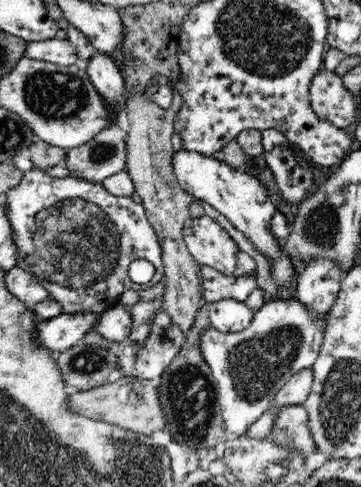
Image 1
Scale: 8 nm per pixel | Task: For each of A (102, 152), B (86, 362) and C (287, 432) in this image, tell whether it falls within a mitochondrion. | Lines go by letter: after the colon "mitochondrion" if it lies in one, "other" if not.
A: mitochondrion
B: mitochondrion
C: mitochondrion

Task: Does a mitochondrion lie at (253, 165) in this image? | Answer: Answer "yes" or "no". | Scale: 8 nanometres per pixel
no

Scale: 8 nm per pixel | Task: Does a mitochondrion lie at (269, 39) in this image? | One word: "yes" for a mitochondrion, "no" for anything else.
yes

